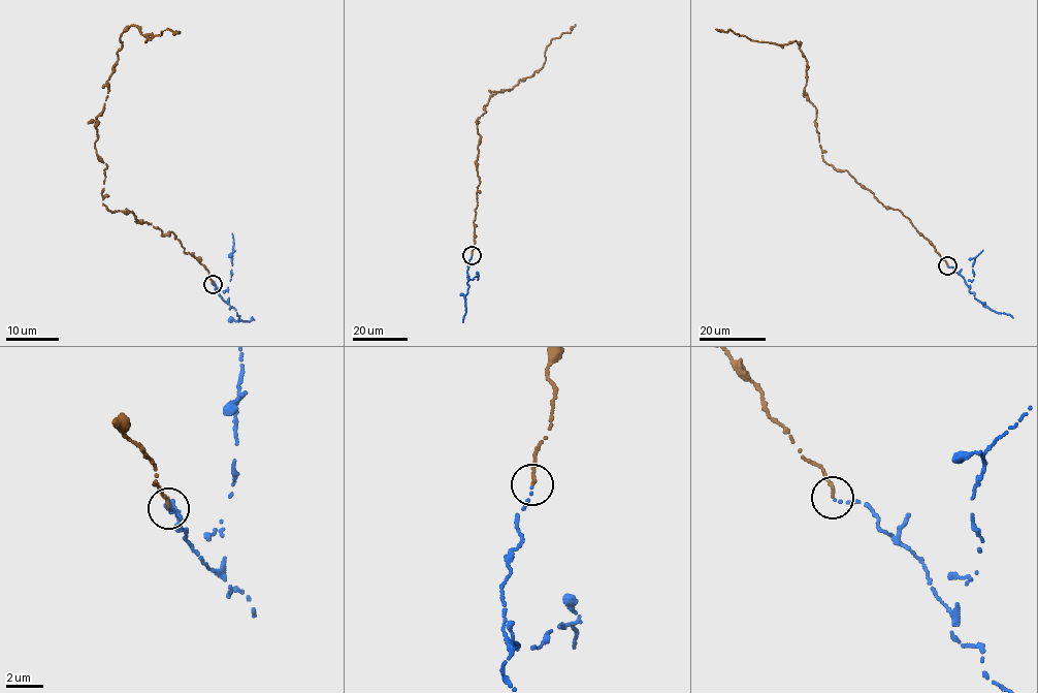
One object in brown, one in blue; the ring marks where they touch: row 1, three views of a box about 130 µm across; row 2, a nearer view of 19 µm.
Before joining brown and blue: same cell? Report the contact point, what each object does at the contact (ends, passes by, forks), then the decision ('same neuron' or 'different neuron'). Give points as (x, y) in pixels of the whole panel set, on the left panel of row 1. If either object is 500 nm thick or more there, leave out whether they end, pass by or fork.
at (213, 284); brown ends there; blue ends there; same neuron

